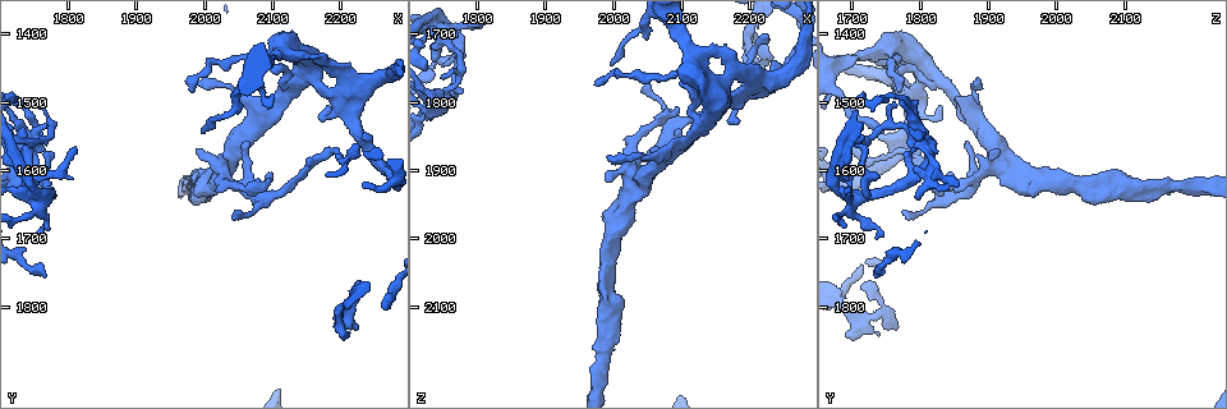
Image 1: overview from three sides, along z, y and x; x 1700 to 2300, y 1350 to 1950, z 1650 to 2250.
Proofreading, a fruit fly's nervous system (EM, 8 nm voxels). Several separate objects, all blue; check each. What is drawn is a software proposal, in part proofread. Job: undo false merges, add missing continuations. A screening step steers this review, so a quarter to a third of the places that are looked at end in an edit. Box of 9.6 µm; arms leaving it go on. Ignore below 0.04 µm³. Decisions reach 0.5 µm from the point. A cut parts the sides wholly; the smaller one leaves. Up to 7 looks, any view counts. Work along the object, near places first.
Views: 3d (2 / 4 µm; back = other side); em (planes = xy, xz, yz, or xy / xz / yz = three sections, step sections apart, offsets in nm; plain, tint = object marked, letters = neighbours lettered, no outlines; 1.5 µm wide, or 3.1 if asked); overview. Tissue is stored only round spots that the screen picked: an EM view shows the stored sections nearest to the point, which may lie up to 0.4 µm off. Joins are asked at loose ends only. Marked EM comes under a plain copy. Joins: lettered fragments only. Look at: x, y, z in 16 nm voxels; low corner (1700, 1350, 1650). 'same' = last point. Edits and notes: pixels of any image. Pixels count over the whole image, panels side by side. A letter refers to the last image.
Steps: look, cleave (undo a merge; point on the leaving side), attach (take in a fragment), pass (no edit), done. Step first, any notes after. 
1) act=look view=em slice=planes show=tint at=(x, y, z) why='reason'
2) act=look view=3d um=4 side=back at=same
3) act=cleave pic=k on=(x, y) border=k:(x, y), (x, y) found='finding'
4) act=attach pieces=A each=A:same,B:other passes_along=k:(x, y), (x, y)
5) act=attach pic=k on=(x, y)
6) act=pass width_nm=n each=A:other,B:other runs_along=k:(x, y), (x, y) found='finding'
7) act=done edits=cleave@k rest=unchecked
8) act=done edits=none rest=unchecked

act=look view=em slice=xy step=8 show=letters at=(2200, 1440, 1745) why='closes a loop'

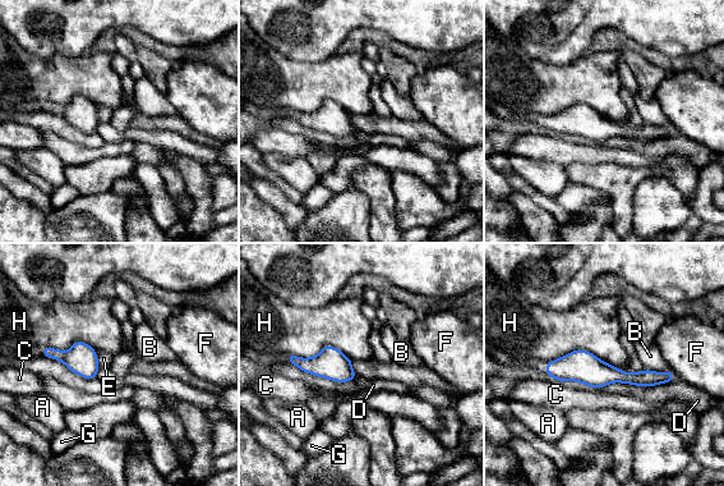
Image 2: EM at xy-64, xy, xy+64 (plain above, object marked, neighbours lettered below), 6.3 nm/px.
act=pass each=A:other,B:other,C:other,D:other,E:other,F:other,G:other,H:other border=2:(645, 368), (655, 371), (668, 370) found='all the same neuron'

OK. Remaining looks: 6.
act=look view=3d um=4 at=(2215, 1845, 1740)

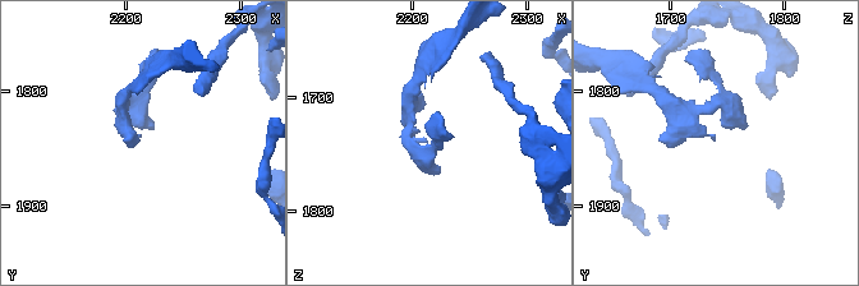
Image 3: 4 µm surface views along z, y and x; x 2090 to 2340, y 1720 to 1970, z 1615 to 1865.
act=look view=em slice=xy step=4 show=letters at=(2212, 1842, 1738)

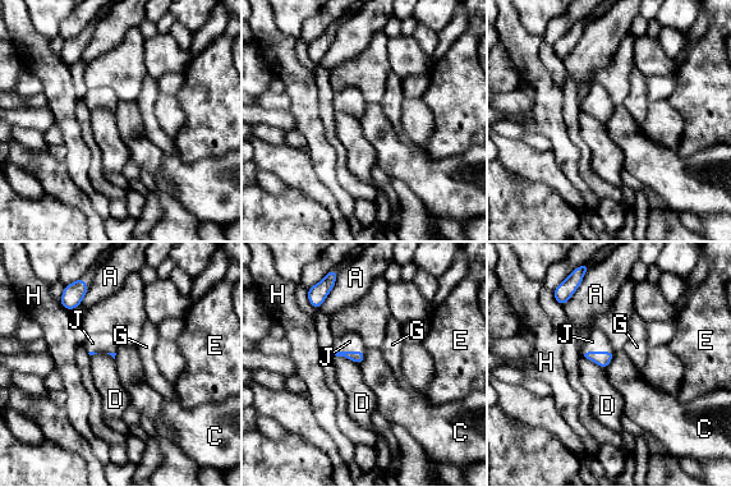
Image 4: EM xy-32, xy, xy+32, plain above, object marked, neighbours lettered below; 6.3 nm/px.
act=look view=em slice=planes show=letters at=same

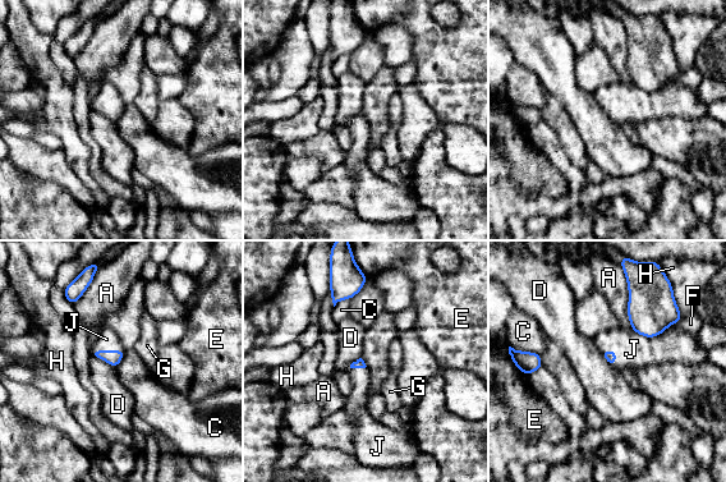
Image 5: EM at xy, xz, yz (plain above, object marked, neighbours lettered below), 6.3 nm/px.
act=attach pieces=J each=A:other,C:other,D:other,E:other,F:other,G:other,H:other,J:same found='it goes on there'

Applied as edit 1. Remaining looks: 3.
act=look view=overview why='see it whole again'

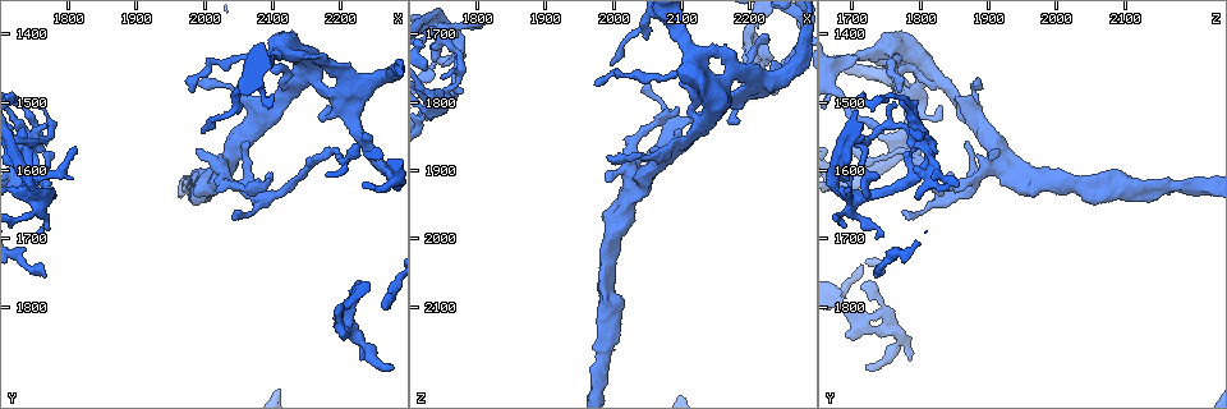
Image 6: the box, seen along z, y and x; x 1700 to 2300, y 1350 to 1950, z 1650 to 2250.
act=look view=3d um=2 at=(2100, 1600, 1845)

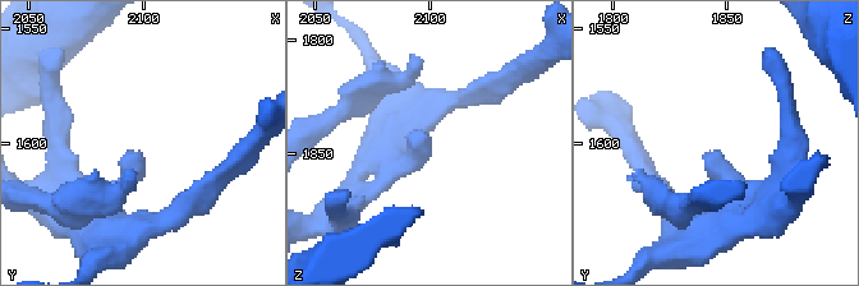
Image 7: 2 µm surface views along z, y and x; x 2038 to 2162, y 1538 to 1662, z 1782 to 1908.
act=look view=em slice=planes show=letters at=(2098, 1603, 1844) why='shape alone is not enough'

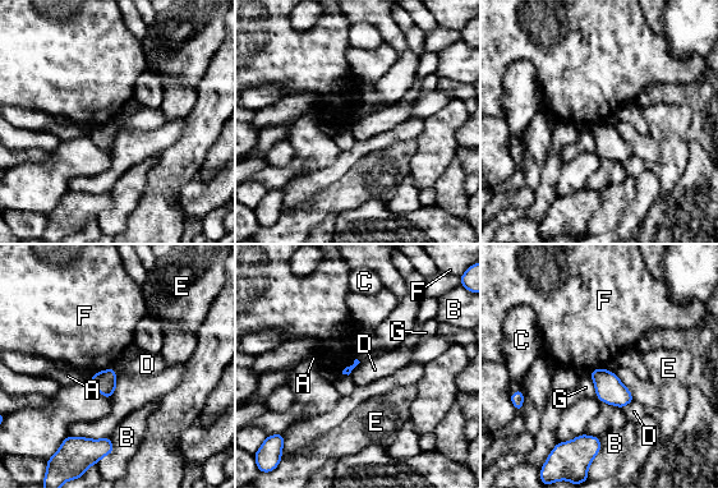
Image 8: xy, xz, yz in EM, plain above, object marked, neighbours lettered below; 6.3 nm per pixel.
act=pass longest_contact=G:160nm each=A:other,B:other,C:other,D:other,E:other,F:other,G:other border=8:(359, 362), (348, 374) found='no lettered fragment goes on from it'

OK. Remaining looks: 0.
act=done edits=attach@5 rest=unchecked

